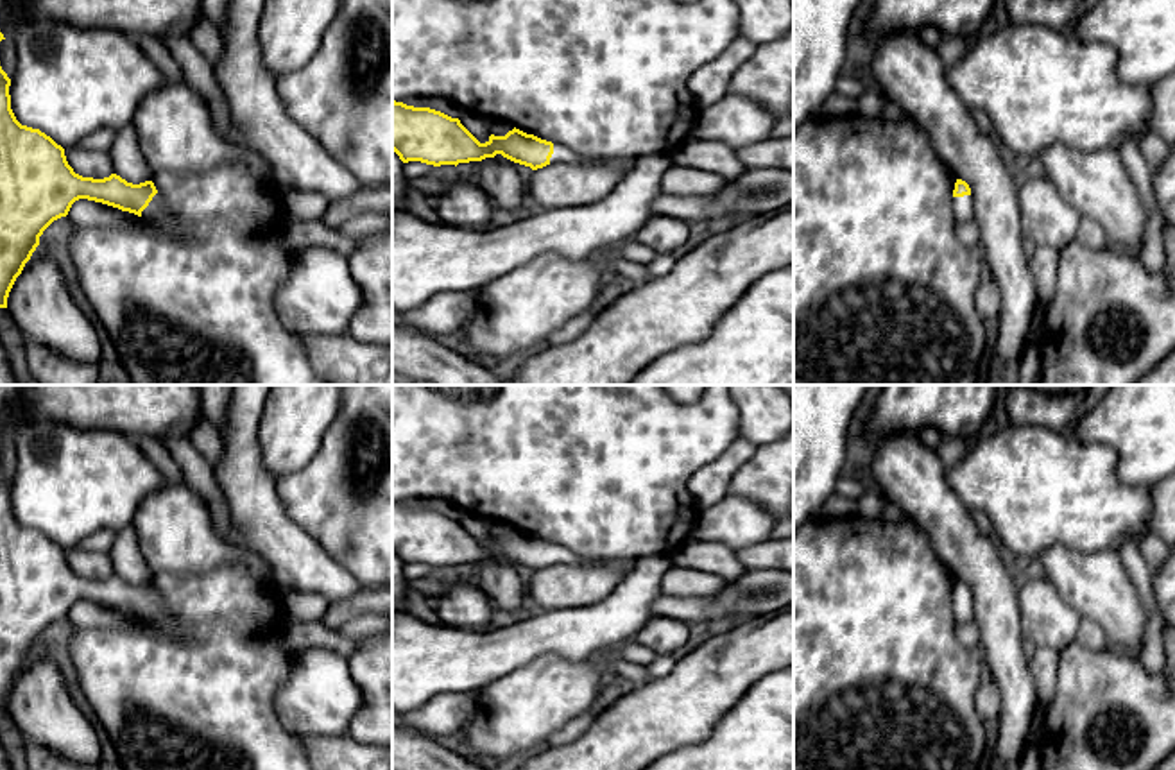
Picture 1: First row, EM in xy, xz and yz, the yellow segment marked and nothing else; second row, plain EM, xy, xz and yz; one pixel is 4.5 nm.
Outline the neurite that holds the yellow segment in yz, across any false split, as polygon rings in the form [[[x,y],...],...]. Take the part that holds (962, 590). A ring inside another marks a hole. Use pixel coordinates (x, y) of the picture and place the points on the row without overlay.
[[[956,580],[955,584],[953,614],[955,614],[956,625],[965,625],[974,621],[974,603],[973,603],[971,589],[962,580]]]

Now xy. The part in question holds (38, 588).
[[[0,467],[0,709],[7,709],[9,693],[43,632],[79,600],[172,625],[152,582],[133,586],[116,575],[104,580],[75,575],[61,546],[16,521],[9,487]]]

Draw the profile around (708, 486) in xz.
[[[736,439],[716,460],[690,478],[688,489],[700,510],[729,494],[734,475],[754,457],[756,449],[752,442]]]

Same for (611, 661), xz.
[[[616,650],[600,654],[598,661],[602,663],[609,677],[623,677],[636,682],[638,686],[647,684],[652,679],[647,672],[647,666],[622,659]]]

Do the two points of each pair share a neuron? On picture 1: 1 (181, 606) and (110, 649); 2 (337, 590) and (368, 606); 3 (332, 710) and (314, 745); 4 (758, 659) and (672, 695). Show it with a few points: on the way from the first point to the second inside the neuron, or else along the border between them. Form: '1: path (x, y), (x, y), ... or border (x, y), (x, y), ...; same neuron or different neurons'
1: path (180, 629), (160, 649), (133, 649); same neuron
2: border (362, 588), (330, 606); different neurons
3: border (346, 733), (300, 738); different neurons
4: path (737, 663), (720, 679), (711, 679), (694, 695); same neuron

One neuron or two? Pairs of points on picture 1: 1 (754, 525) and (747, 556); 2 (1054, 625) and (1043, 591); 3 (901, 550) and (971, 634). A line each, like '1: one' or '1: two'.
1: two
2: one
3: two

